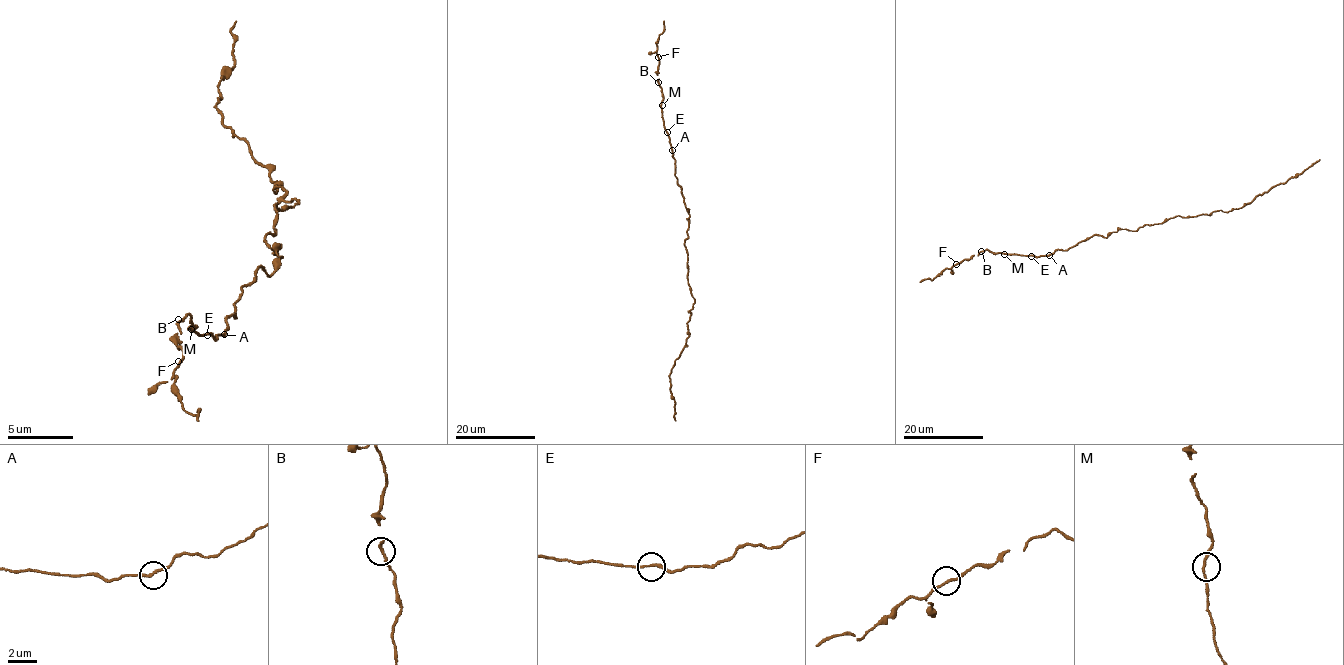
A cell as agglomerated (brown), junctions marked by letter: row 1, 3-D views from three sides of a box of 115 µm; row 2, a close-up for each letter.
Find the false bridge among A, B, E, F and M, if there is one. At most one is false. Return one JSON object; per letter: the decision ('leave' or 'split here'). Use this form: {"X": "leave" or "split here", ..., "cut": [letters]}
{"A": "leave", "B": "leave", "E": "leave", "F": "leave", "M": "leave", "cut": []}

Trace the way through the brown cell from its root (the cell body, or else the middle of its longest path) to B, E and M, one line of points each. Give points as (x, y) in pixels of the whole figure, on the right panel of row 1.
B: (1120, 230), (1106, 238), (1093, 235), (1067, 250), (1056, 250), (1039, 257), (981, 251)
E: (1120, 230), (1106, 238), (1093, 235), (1064, 251), (1031, 256)
M: (1120, 230), (1106, 238), (1093, 235), (1067, 250), (1056, 250), (1045, 256), (1004, 254)

